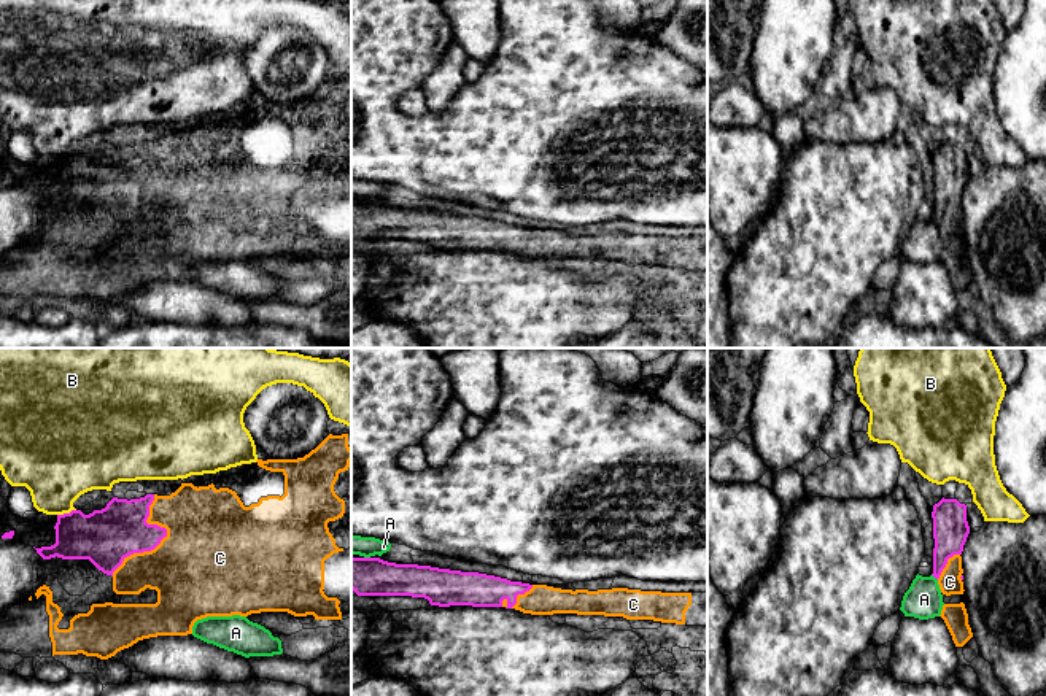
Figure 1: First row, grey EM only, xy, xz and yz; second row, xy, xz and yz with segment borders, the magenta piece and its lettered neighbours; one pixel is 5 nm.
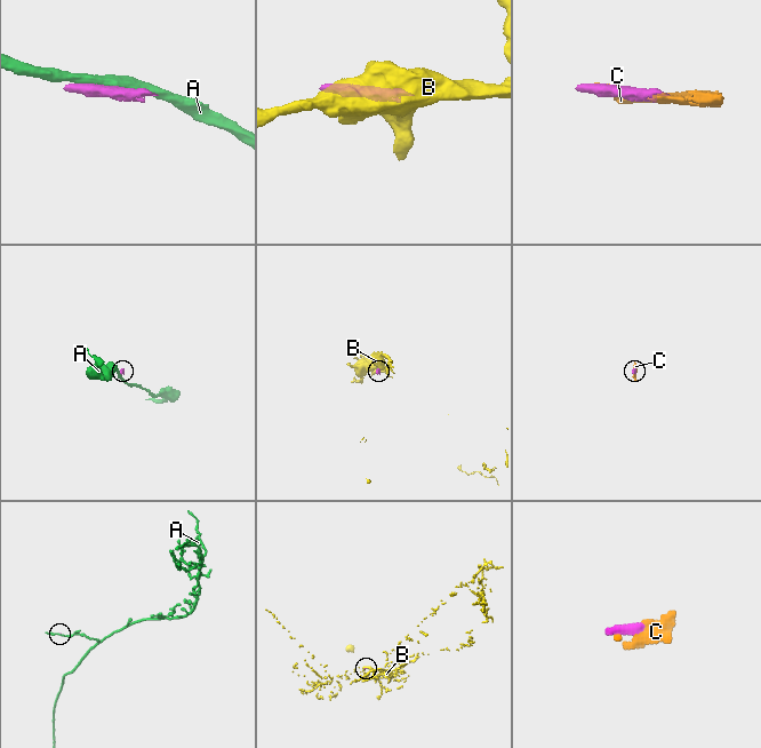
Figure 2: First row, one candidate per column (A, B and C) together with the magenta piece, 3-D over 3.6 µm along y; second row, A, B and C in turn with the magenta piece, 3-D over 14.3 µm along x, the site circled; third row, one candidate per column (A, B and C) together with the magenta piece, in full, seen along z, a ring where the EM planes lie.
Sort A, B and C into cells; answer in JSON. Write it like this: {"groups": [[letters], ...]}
{"groups": [["A"], ["B"], ["C"]]}

